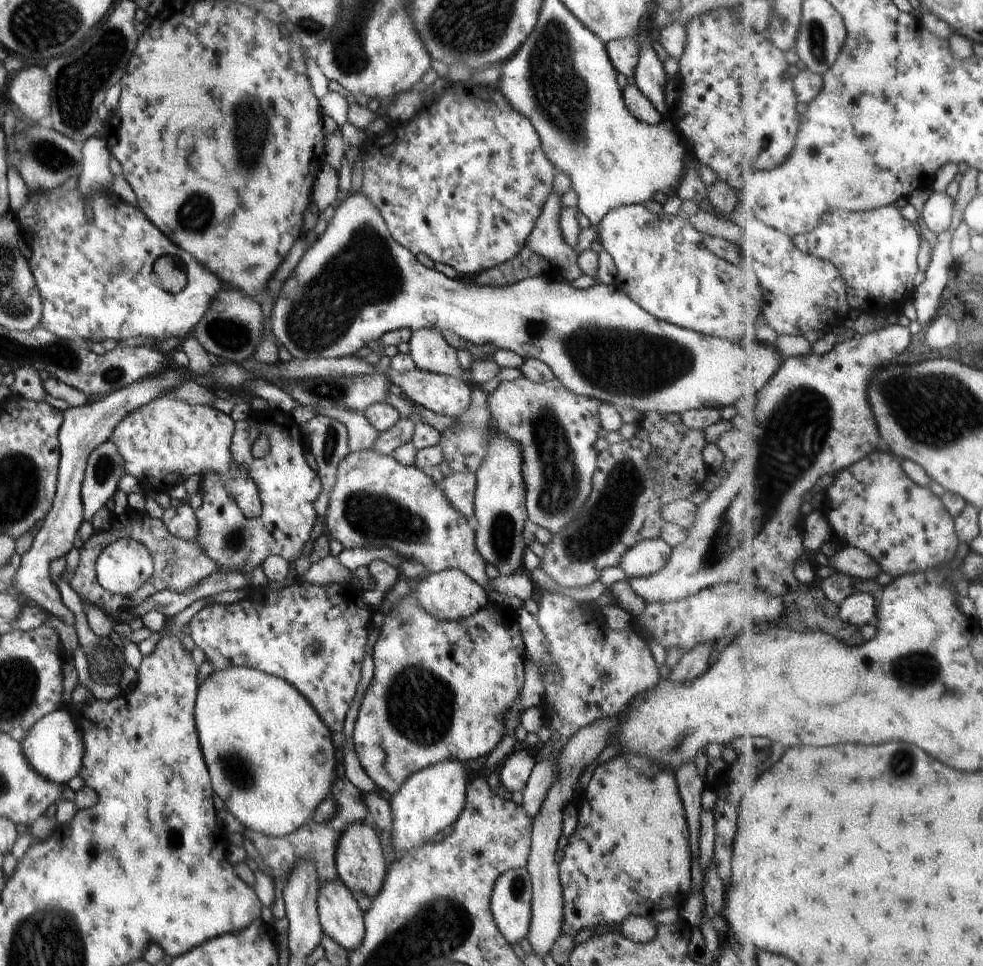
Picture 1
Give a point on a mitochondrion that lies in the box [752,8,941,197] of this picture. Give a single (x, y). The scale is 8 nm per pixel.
(816, 35)

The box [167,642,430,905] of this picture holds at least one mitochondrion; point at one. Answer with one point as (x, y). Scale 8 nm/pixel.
(236, 768)

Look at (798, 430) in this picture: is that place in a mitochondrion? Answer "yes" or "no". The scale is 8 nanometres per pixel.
yes

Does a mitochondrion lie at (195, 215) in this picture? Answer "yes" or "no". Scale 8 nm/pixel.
yes

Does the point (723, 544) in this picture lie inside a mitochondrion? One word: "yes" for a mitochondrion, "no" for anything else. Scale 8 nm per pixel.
yes

